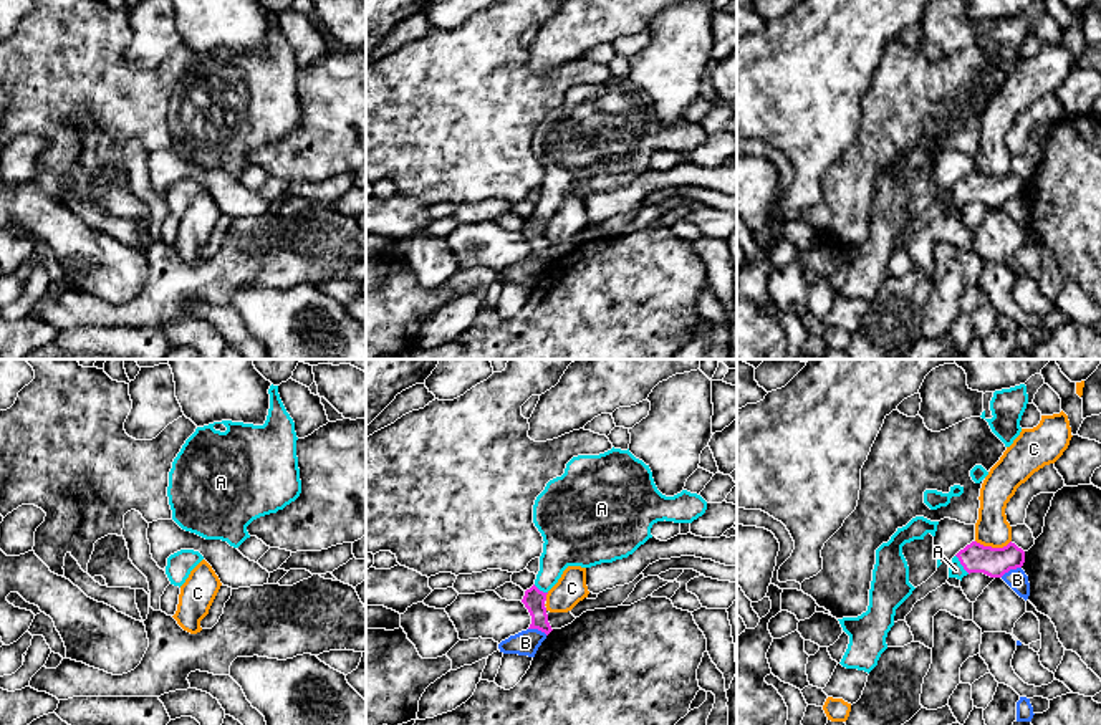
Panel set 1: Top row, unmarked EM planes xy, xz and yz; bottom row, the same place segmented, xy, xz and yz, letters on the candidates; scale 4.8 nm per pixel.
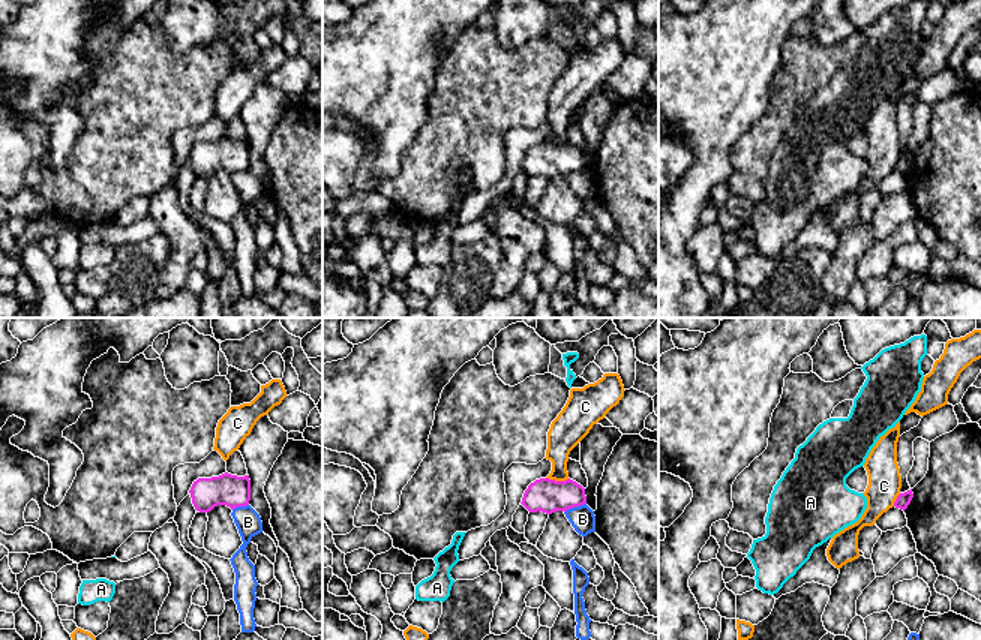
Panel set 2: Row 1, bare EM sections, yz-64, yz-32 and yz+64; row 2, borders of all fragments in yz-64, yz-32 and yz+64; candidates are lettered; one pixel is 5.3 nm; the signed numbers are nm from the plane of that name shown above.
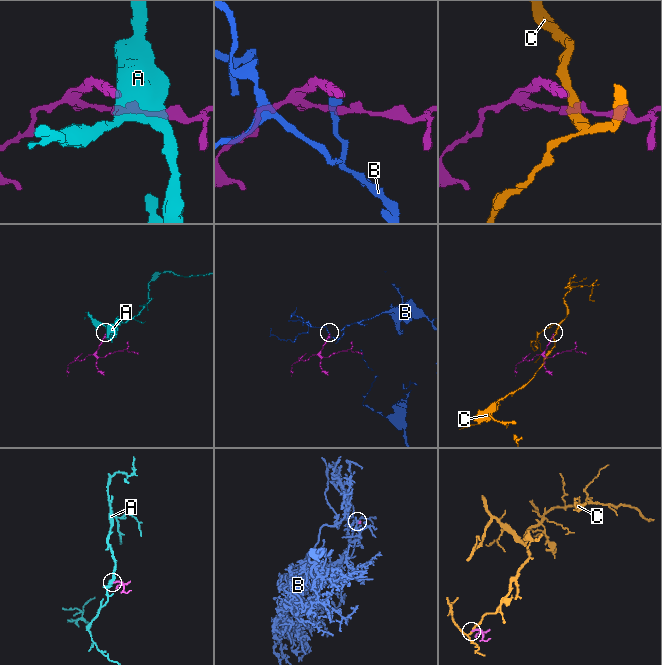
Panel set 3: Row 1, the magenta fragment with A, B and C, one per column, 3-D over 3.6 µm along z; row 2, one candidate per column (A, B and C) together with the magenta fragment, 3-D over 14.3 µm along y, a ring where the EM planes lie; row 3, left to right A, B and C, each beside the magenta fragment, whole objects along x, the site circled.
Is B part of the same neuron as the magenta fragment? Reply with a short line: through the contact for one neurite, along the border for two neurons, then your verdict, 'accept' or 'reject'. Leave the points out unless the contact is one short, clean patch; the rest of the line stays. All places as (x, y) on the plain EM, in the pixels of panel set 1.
line yz (1020, 196), (1010, 197), (1000, 206); reject

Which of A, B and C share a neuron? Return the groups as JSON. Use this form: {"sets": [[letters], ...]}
{"sets": [["A"], ["B"], ["C"]]}

